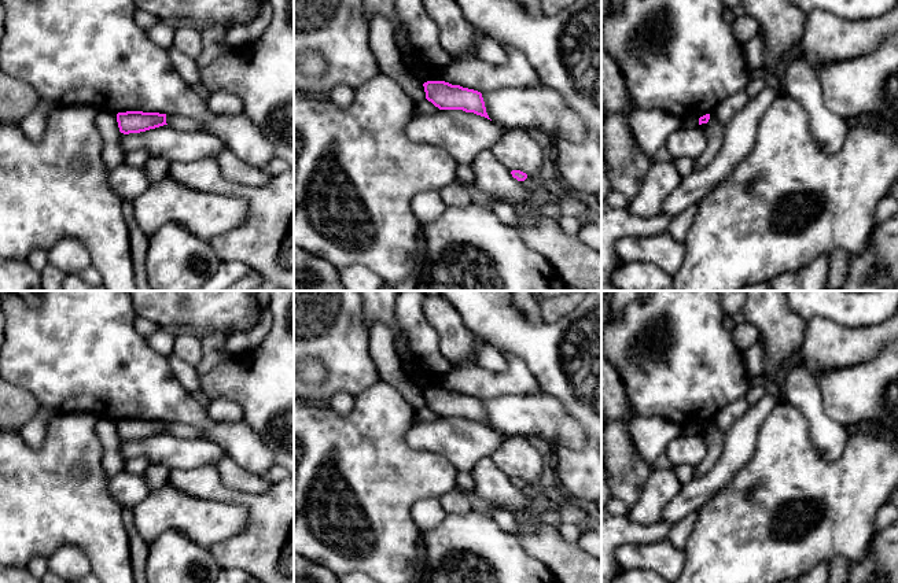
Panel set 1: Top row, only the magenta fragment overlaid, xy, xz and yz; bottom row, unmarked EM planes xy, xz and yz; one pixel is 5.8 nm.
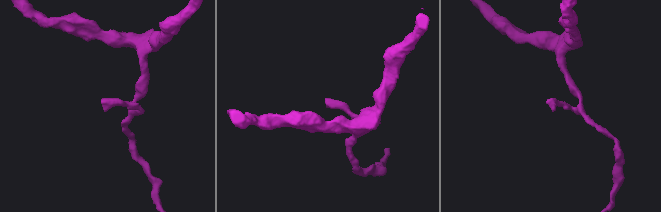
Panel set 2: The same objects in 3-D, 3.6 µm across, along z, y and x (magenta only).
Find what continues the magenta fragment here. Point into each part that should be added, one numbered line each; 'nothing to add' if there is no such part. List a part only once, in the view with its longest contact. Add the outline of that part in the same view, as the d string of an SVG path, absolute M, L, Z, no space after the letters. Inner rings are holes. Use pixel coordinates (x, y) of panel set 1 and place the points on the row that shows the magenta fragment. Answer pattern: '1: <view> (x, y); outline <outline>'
nothing to add

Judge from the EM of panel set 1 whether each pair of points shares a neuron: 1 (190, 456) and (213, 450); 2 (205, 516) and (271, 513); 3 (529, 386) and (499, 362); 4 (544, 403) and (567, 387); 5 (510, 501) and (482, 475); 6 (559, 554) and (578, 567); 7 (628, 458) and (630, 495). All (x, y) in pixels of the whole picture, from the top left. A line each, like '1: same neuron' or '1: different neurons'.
1: same neuron
2: different neurons
3: different neurons
4: different neurons
5: same neuron
6: same neuron
7: same neuron

